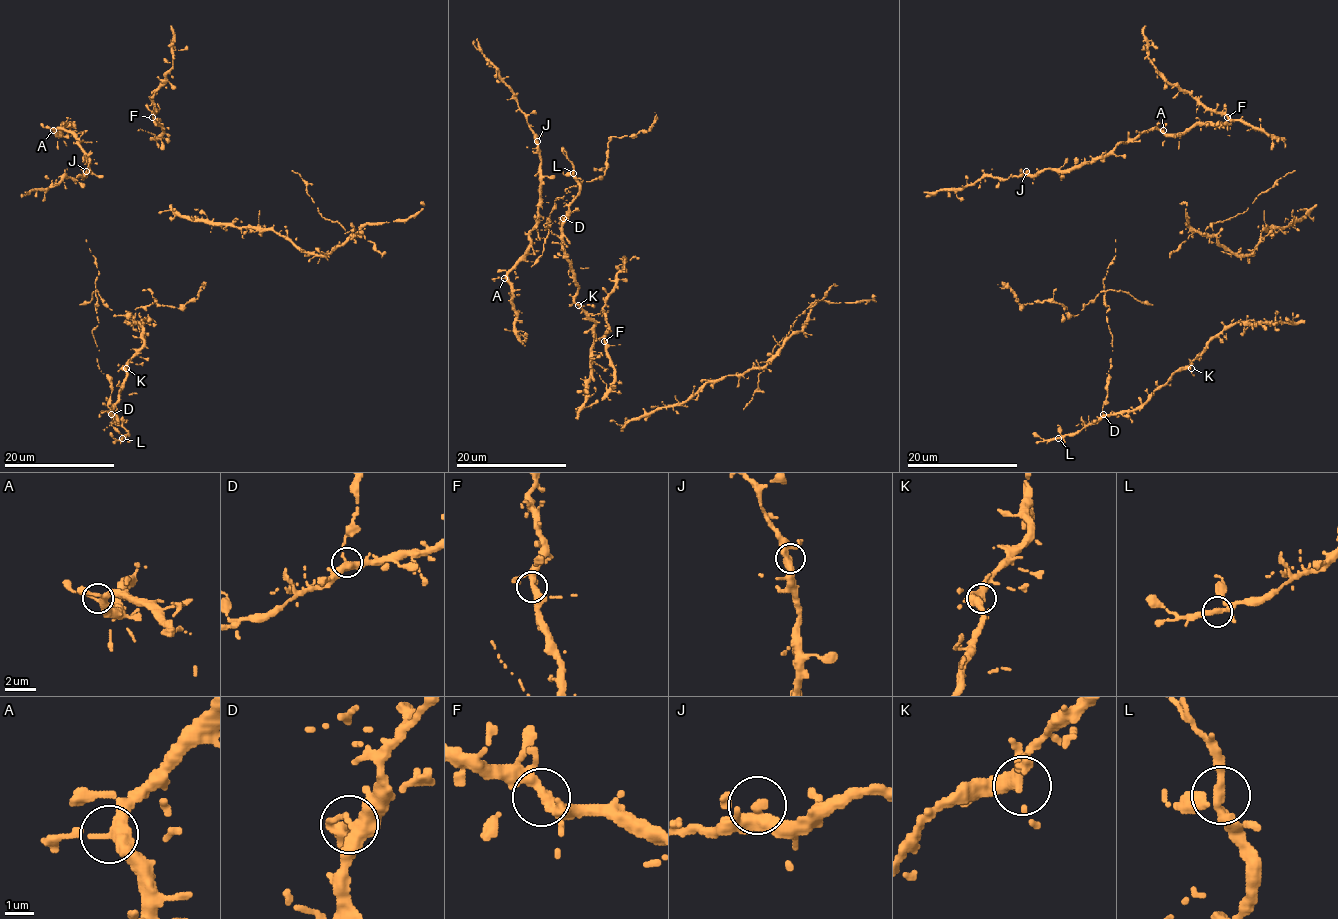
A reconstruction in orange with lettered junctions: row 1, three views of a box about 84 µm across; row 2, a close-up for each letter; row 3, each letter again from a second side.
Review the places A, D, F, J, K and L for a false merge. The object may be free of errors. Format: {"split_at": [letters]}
{"split_at": ["D"]}

